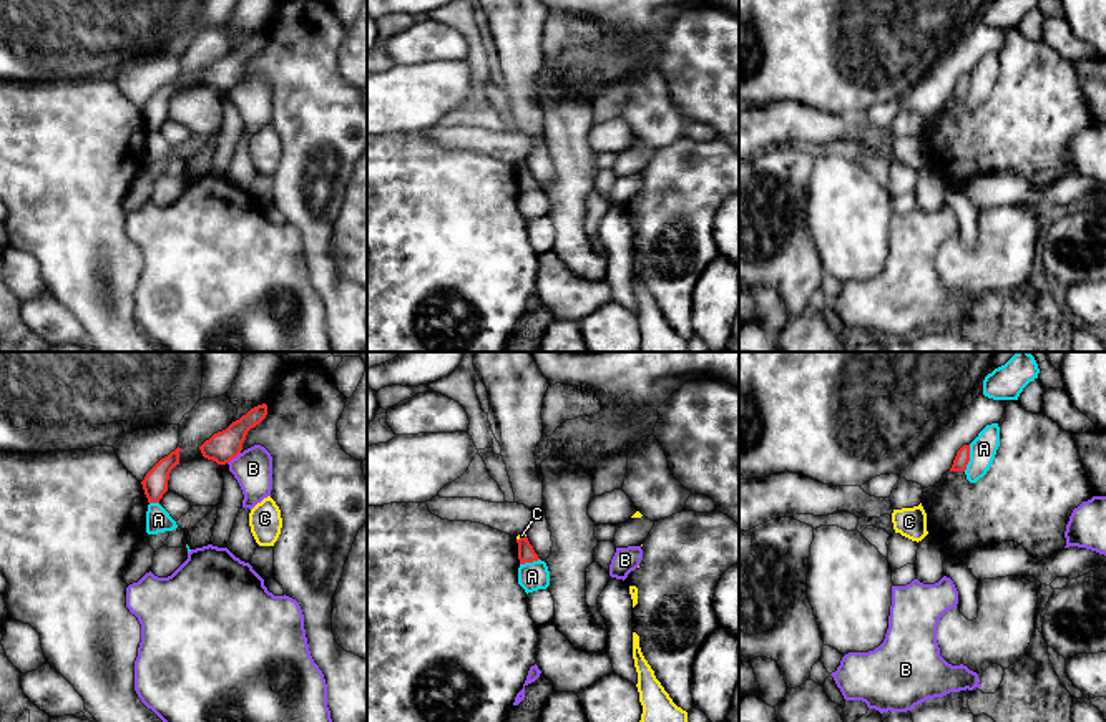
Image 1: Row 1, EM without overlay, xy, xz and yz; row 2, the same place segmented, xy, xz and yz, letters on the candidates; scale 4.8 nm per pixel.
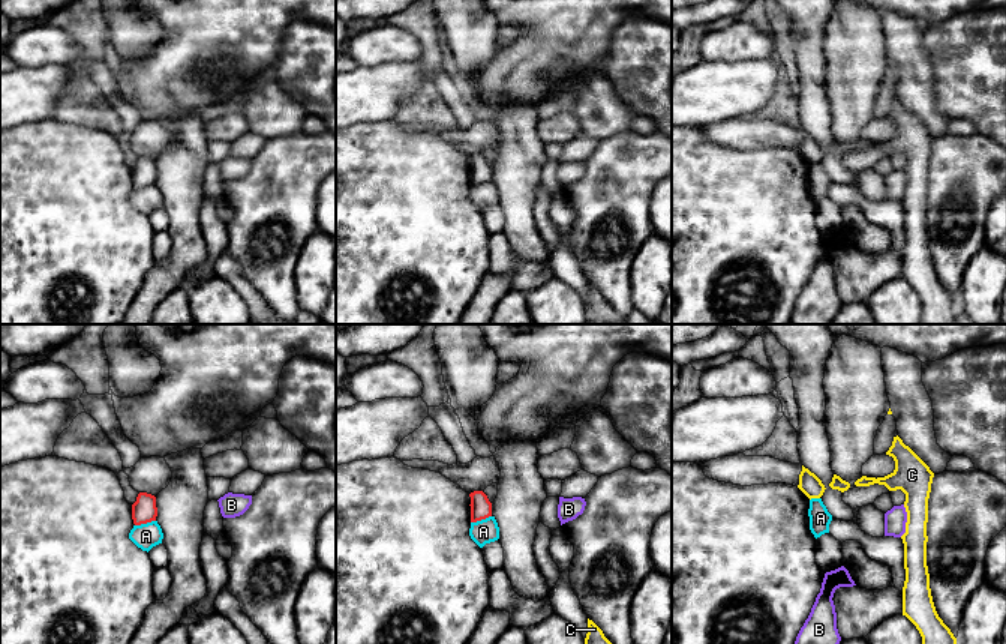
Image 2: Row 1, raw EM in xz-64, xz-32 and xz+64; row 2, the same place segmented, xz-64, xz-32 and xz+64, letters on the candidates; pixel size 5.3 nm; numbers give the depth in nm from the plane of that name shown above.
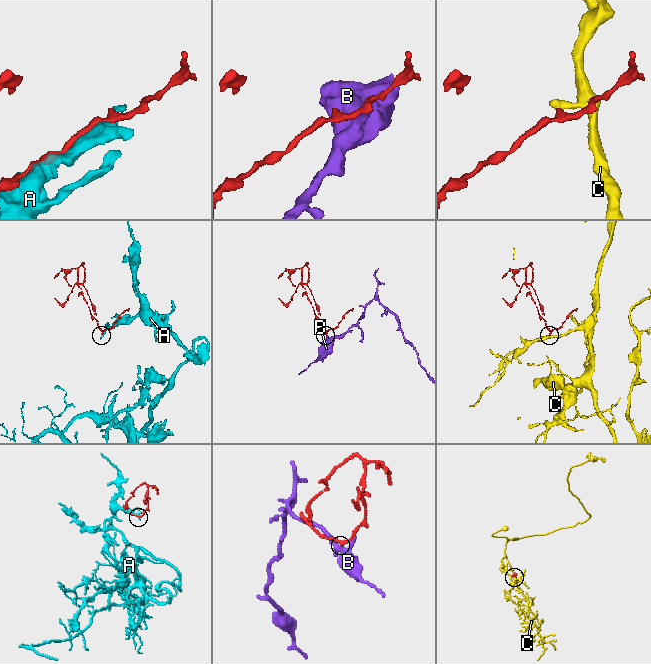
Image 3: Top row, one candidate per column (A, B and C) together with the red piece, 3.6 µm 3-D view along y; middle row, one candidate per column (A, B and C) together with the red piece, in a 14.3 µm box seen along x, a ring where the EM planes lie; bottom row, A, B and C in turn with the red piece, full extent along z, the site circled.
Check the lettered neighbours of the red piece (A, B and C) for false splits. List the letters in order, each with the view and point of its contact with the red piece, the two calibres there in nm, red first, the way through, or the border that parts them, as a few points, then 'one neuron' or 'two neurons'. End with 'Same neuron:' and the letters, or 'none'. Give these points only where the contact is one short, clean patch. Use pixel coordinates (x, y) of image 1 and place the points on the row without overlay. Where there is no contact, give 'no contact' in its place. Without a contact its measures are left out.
A: yz (968, 87) | 70/130 nm | two neurons
B: xy (233, 85) | 150/190 nm | along xy (239, 80), (228, 92) | two neurons
C: xz (520, 166) | 80/30 nm | along xz (525, 163), (517, 168) | two neurons
Same neuron: none

